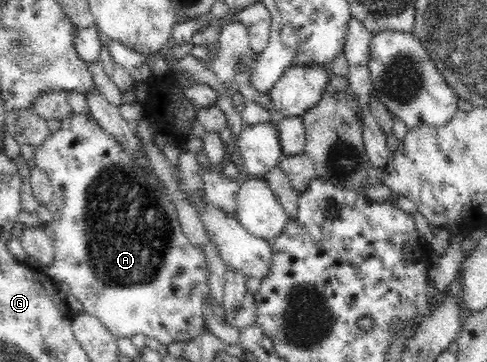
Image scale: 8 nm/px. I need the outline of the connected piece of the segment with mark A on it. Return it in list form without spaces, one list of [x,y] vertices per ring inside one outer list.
[[[75,112],[64,117],[57,133],[49,135],[43,145],[36,148],[33,160],[36,166],[47,173],[51,188],[53,188],[53,199],[51,199],[51,203],[47,207],[53,216],[50,225],[53,228],[53,233],[55,233],[55,240],[52,241],[54,245],[53,263],[50,266],[41,266],[39,269],[51,278],[53,284],[59,285],[62,282],[69,284],[69,294],[73,294],[79,299],[85,312],[99,318],[101,323],[109,329],[111,335],[115,336],[117,340],[120,337],[131,338],[137,333],[142,333],[146,337],[154,337],[163,345],[175,342],[190,342],[206,329],[203,318],[203,303],[205,303],[205,295],[210,293],[210,272],[209,267],[207,267],[205,252],[203,248],[192,245],[191,241],[183,233],[183,227],[179,223],[173,199],[167,193],[162,181],[156,175],[148,173],[146,167],[138,165],[138,161],[134,157],[125,152],[117,139],[103,132],[103,128],[97,124],[95,118],[89,118],[87,114]]]

